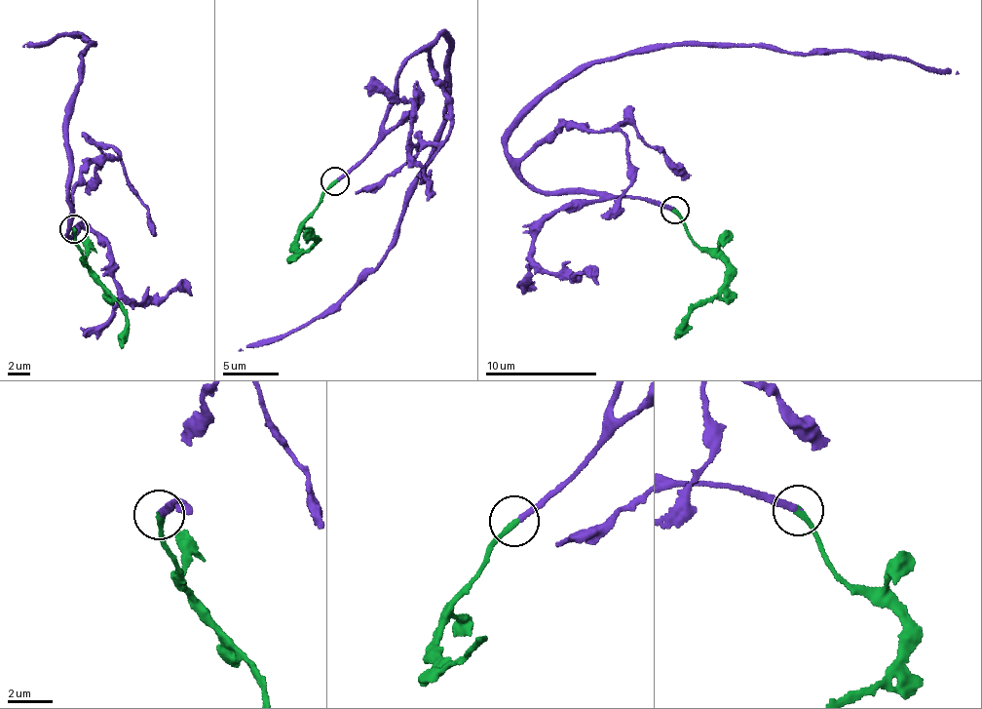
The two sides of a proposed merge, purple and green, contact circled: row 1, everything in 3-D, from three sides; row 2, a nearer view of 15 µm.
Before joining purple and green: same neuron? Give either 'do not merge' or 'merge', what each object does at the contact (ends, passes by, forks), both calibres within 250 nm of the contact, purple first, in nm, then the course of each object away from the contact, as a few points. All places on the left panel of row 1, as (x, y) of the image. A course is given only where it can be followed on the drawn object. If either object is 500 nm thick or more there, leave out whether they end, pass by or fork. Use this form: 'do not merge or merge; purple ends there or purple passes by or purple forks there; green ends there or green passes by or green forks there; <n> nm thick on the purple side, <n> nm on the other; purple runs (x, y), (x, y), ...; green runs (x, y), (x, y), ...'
merge; purple ends there; green ends there; 260 nm thick on the purple side, 280 nm on the other; purple runs (72, 228), (85, 223), (67, 236), (69, 98), (82, 58), (97, 44), (71, 32), (23, 46); green runs (72, 228), (85, 261), (119, 301), (125, 335), (122, 349)

